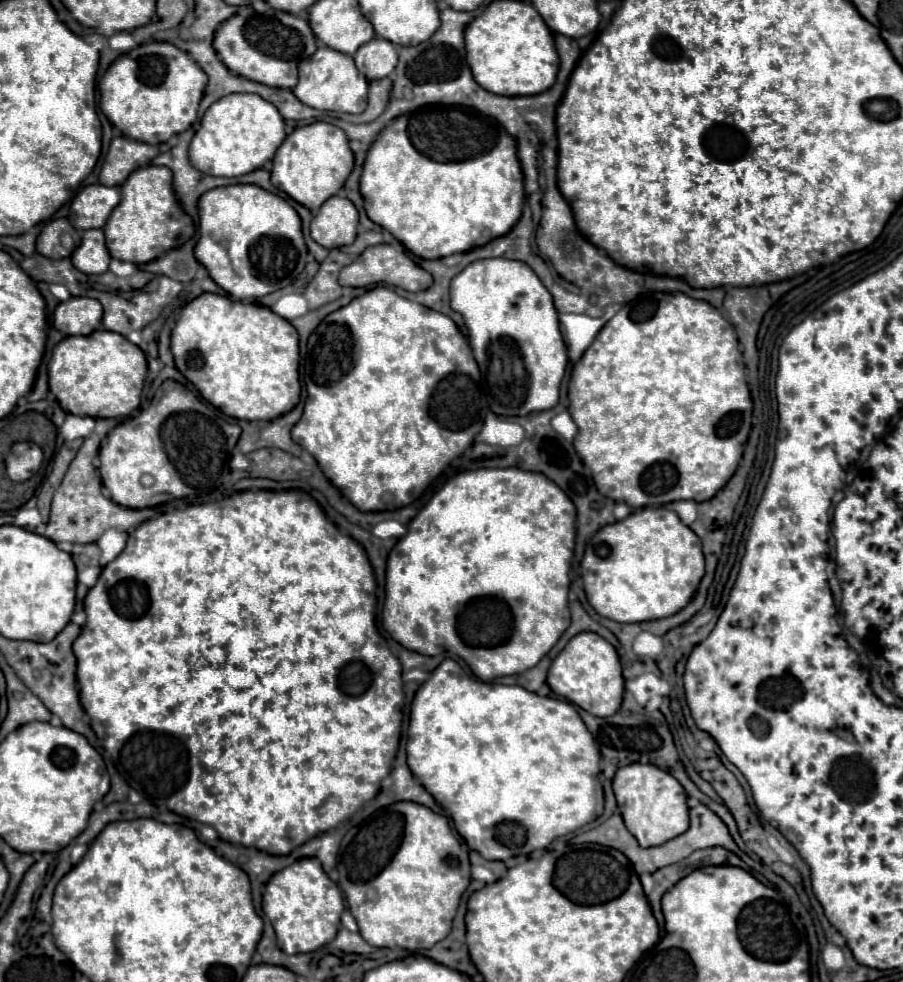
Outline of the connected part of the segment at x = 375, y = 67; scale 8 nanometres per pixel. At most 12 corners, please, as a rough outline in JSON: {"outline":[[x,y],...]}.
{"outline":[[375,37],[353,55],[369,79],[385,79],[397,65],[391,41]]}

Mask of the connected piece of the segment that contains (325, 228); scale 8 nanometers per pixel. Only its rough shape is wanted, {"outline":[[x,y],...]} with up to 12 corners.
{"outline":[[341,195],[323,203],[311,237],[325,249],[351,245],[359,213]]}

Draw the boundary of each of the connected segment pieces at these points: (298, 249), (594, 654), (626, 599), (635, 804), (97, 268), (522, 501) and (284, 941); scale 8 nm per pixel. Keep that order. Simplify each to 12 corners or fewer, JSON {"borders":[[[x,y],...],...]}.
{"borders":[[[257,185],[199,199],[195,257],[237,301],[307,263],[301,217]],[[579,633],[551,663],[547,683],[595,717],[625,693],[619,655]],[[665,507],[599,529],[581,567],[601,617],[679,613],[701,539]],[[655,765],[613,779],[627,829],[641,847],[689,827],[687,793]],[[103,229],[83,233],[71,255],[83,273],[103,273],[111,255]],[[459,473],[389,553],[383,627],[481,681],[569,627],[575,505]],[[319,859],[275,873],[263,893],[289,955],[331,943],[345,909]]]}

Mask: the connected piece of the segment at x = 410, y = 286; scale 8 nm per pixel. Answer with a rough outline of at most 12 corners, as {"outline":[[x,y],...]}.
{"outline":[[391,245],[367,247],[339,283],[423,291],[433,277]]}

